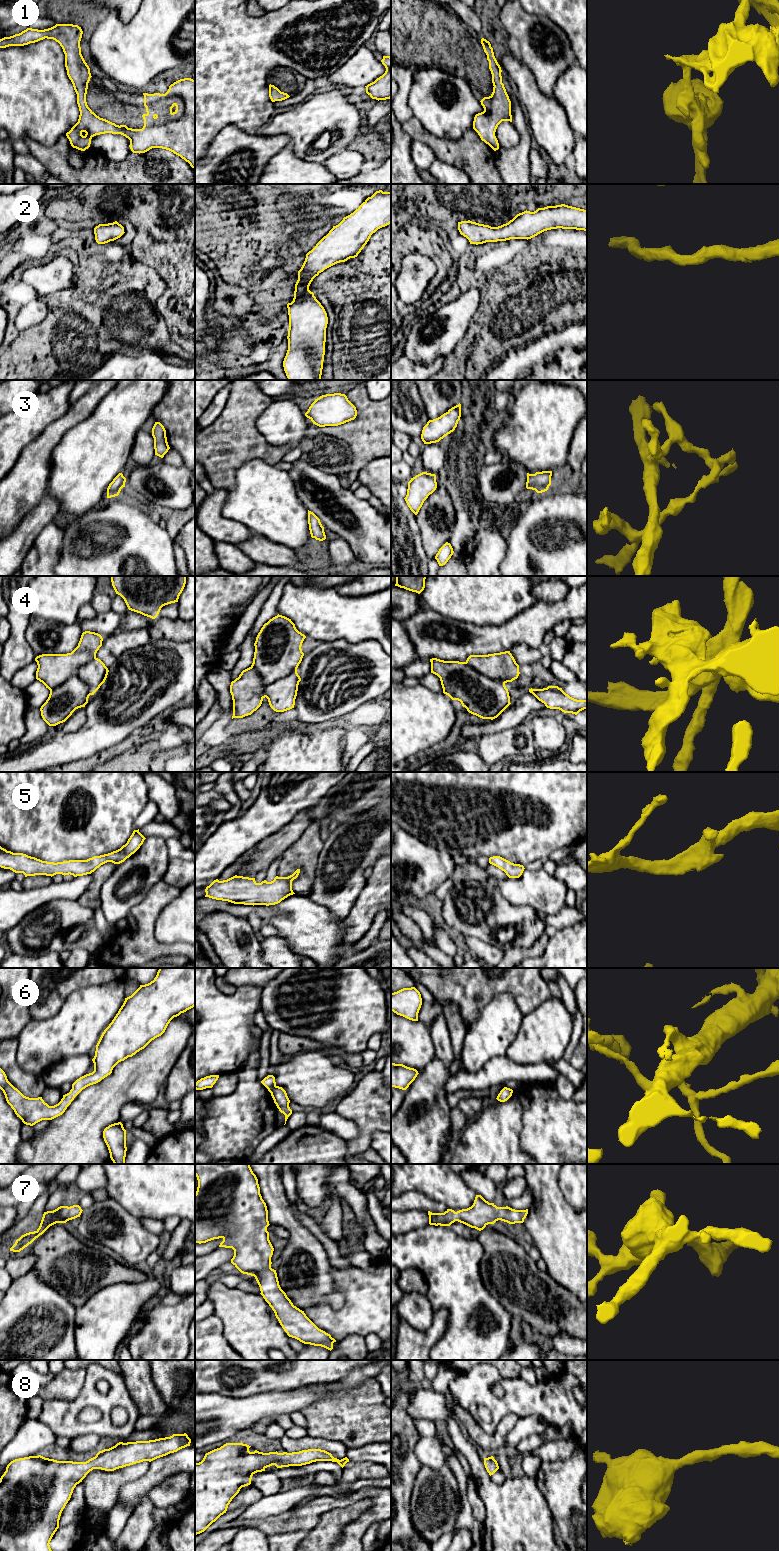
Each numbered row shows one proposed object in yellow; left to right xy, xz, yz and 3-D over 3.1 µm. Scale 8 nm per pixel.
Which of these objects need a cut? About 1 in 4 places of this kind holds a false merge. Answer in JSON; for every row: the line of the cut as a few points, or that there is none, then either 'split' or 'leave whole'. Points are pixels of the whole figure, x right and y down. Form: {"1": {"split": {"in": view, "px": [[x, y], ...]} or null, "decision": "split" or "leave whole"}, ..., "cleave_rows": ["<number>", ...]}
{"1": {"split": null, "decision": "leave whole"}, "2": {"split": null, "decision": "leave whole"}, "3": {"split": null, "decision": "leave whole"}, "4": {"split": null, "decision": "leave whole"}, "5": {"split": null, "decision": "leave whole"}, "6": {"split": null, "decision": "leave whole"}, "7": {"split": null, "decision": "leave whole"}, "8": {"split": null, "decision": "leave whole"}, "cleave_rows": []}

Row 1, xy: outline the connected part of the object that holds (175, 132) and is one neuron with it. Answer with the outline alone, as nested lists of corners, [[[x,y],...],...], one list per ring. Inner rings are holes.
[[[56,24],[44,29],[27,28],[19,34],[0,39],[0,48],[9,46],[24,46],[35,43],[45,38],[53,39],[60,44],[65,54],[65,67],[77,94],[77,104],[80,115],[78,122],[66,133],[73,148],[85,151],[90,147],[91,139],[100,134],[121,134],[130,140],[130,149],[133,153],[145,153],[152,148],[162,148],[180,156],[195,168],[195,80],[191,78],[180,79],[169,86],[165,94],[154,93],[144,95],[146,114],[143,114],[144,126],[142,129],[128,128],[126,125],[116,125],[97,116],[87,105],[86,94],[90,81],[90,68],[82,54],[80,41],[83,31],[81,27],[73,24]]]

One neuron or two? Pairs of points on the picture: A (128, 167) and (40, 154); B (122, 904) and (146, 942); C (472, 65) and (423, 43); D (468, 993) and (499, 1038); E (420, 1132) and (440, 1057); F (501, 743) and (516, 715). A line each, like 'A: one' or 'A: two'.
A: one
B: two
C: one
D: two
E: one
F: two

